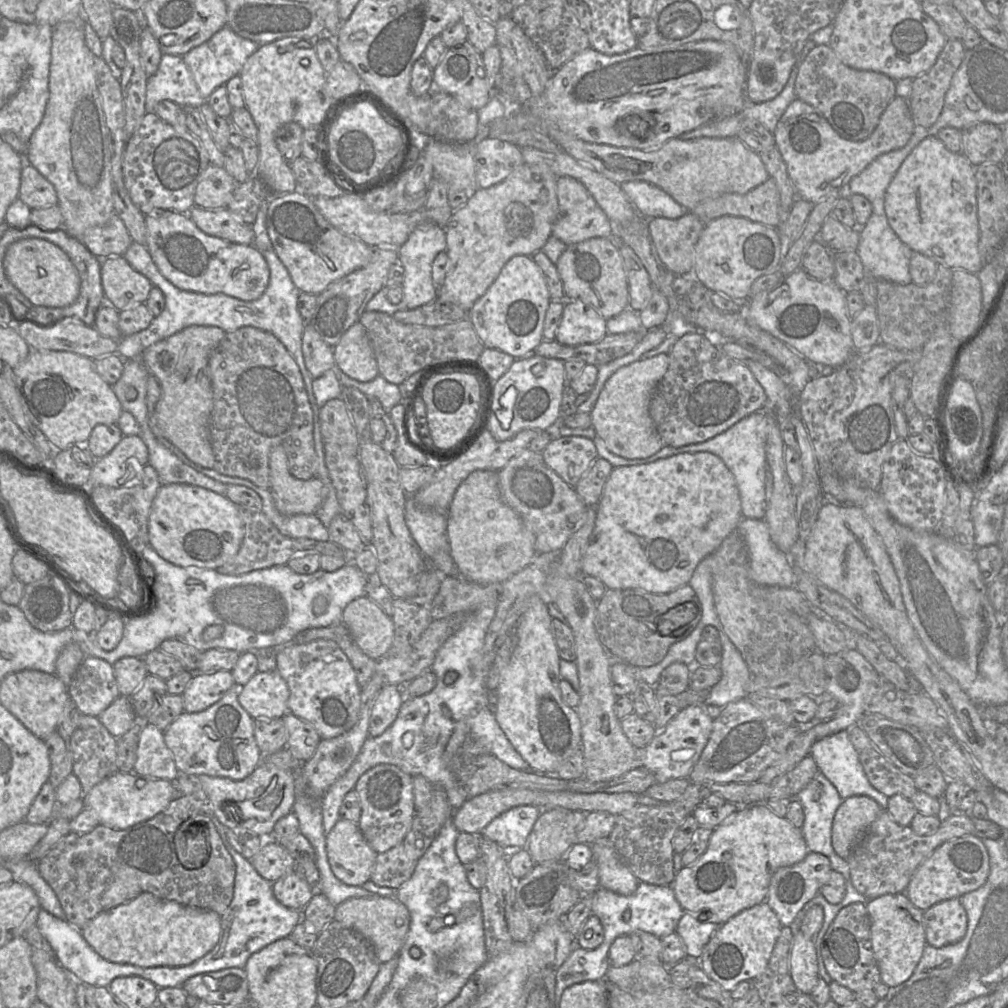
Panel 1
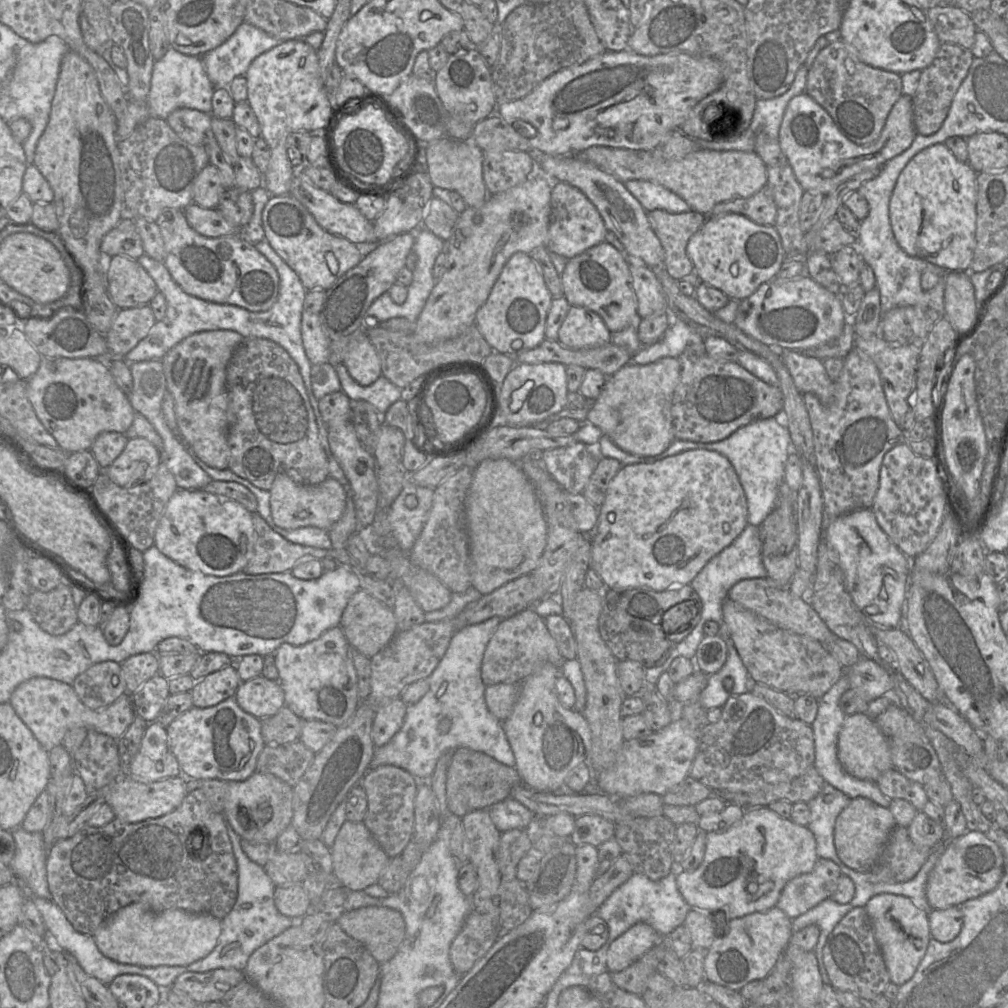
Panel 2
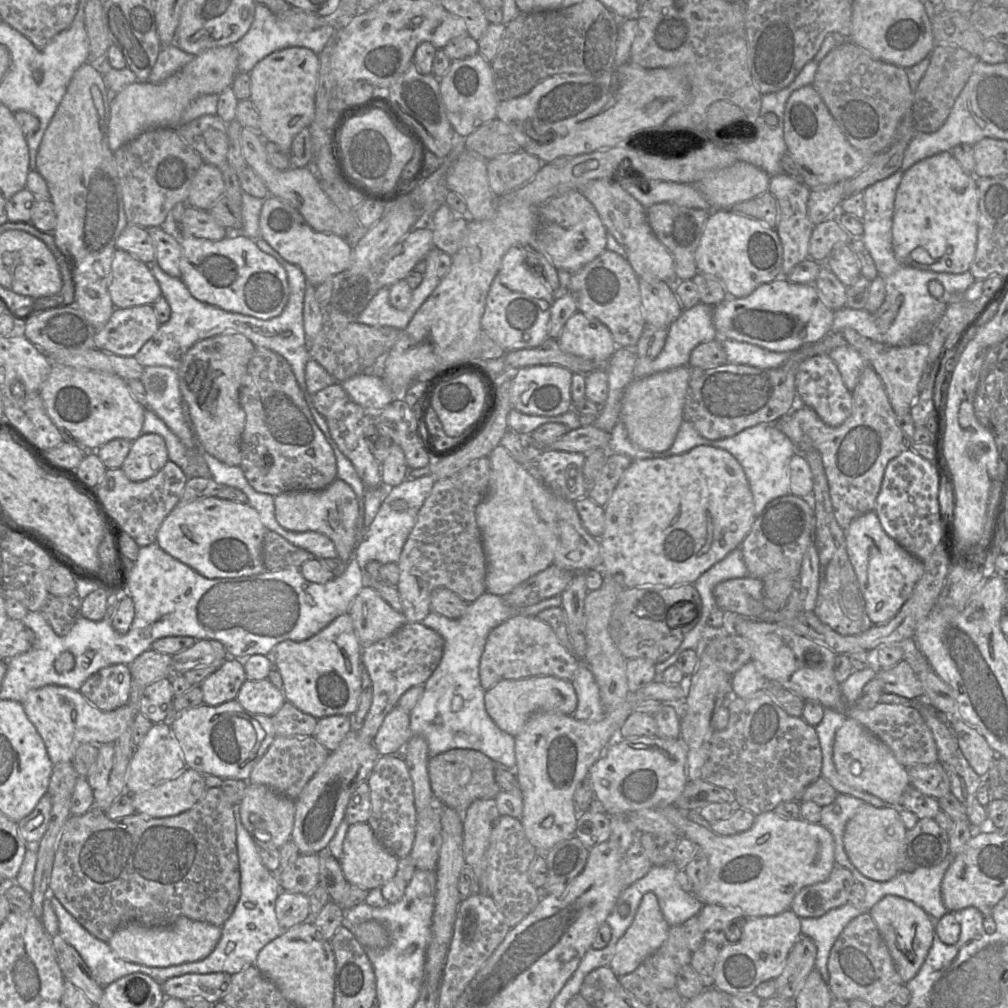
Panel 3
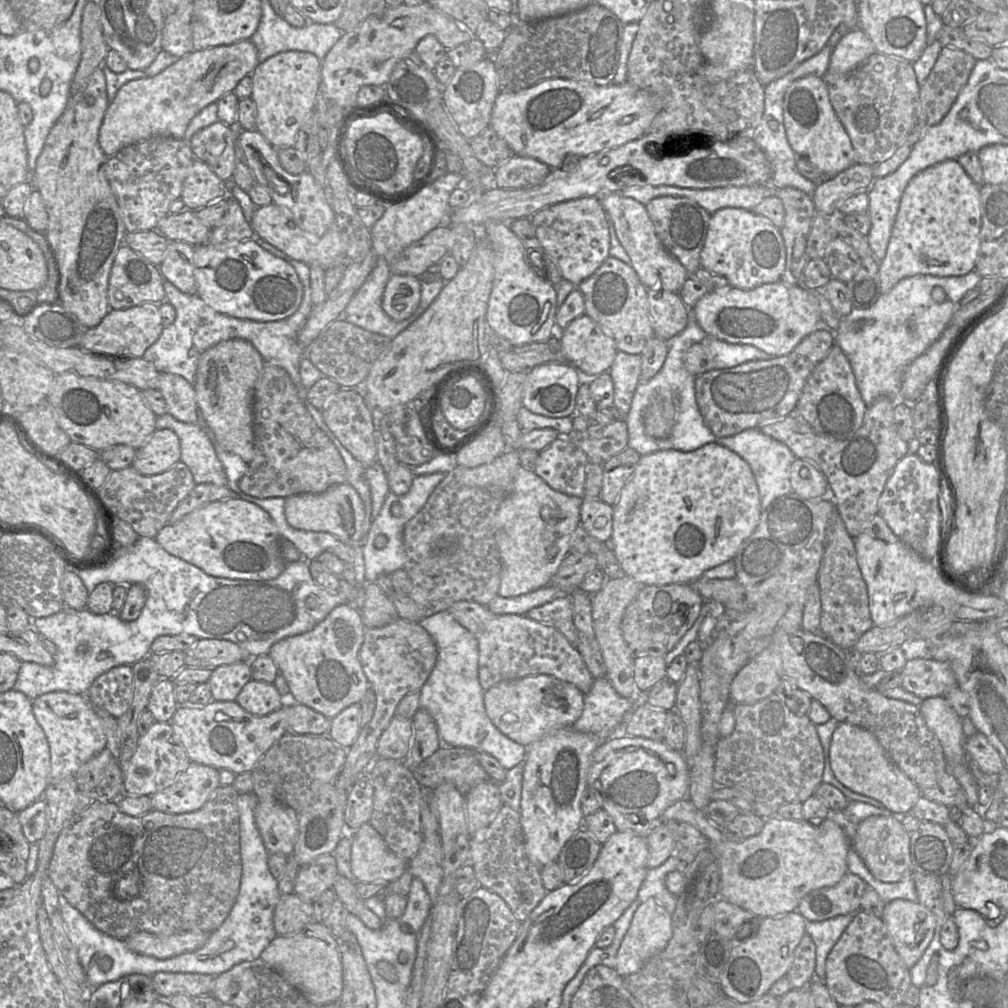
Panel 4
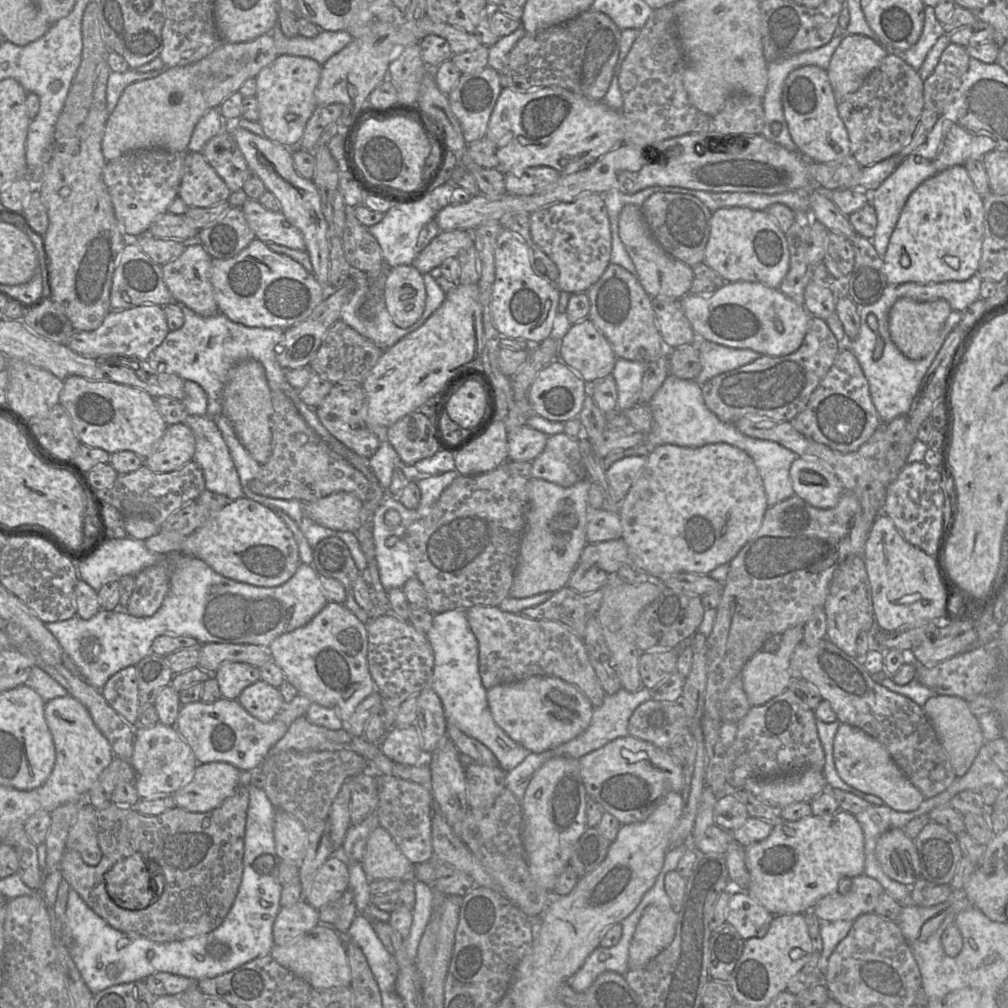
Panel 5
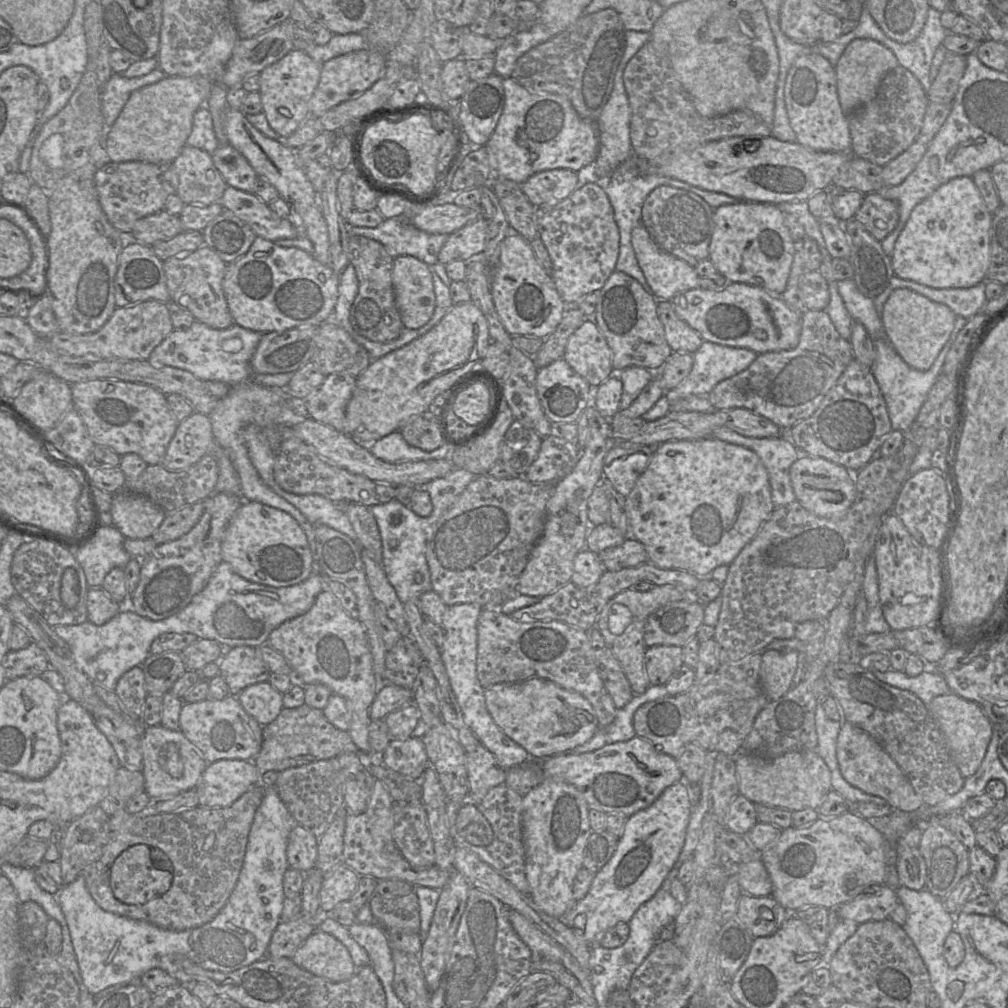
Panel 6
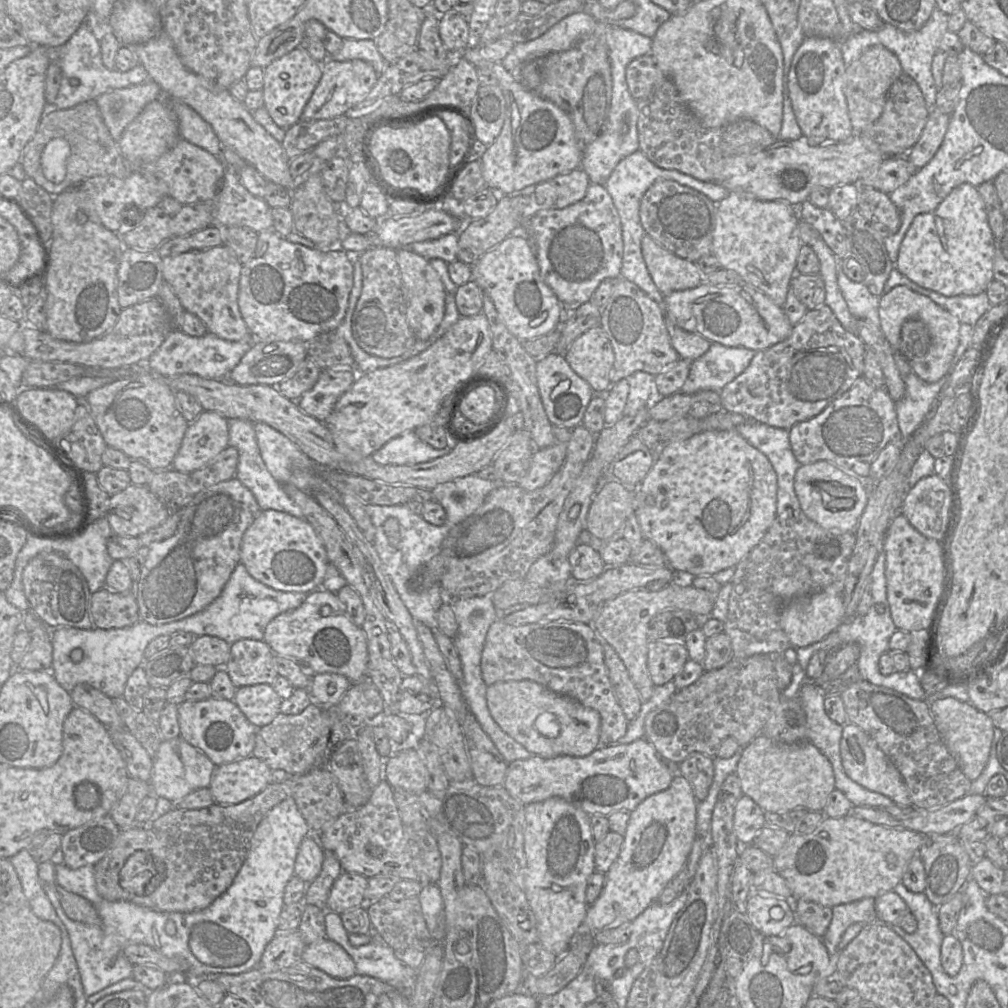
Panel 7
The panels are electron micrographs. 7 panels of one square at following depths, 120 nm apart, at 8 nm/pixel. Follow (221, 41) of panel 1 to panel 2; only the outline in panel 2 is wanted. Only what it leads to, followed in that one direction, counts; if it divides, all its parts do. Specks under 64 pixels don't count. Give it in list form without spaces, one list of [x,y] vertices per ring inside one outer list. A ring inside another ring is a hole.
[[[243,22],[221,45],[203,54],[201,61],[210,82],[216,90],[218,88],[228,87],[234,78],[244,76],[251,62],[256,57],[275,47],[280,42],[260,28]]]

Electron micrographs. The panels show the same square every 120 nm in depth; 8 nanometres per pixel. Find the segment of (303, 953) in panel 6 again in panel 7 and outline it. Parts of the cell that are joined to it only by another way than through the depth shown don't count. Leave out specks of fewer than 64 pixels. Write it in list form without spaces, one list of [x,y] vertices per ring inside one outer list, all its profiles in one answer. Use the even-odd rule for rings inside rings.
[[[327,938],[305,946],[302,961],[336,979],[348,979],[356,974],[351,957]]]

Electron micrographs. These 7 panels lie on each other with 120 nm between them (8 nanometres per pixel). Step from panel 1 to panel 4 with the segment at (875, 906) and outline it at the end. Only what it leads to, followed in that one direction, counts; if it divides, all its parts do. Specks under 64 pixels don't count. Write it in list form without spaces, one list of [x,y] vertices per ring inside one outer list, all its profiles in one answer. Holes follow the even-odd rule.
[[[895,899],[886,903],[881,919],[896,952],[911,969],[933,939],[935,915],[919,902]]]

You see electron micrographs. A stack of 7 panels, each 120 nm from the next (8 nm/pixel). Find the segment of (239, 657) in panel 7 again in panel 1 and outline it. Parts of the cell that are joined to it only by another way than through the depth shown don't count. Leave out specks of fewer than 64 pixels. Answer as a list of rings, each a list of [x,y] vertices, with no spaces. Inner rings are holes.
[[[232,671],[193,673],[193,678],[182,693],[184,711],[197,713],[218,702],[236,685]]]

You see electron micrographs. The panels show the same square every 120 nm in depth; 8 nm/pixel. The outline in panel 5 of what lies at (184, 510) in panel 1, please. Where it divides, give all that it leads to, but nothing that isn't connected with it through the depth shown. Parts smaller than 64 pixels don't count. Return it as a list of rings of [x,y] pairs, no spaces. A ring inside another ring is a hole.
[[[248,497],[231,500],[228,505],[213,513],[201,527],[187,536],[160,531],[144,542],[151,552],[193,556],[206,562],[222,576],[260,587],[280,586],[293,576],[300,564],[298,545],[282,519],[269,507]]]

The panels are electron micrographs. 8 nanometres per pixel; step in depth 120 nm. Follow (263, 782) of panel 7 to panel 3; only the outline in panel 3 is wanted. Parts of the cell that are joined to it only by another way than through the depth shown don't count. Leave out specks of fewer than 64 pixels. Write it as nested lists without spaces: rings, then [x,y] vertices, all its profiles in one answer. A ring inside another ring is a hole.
[[[186,768],[174,778],[152,789],[130,794],[133,794],[136,813],[162,818],[175,816],[191,809],[206,789],[205,775]]]

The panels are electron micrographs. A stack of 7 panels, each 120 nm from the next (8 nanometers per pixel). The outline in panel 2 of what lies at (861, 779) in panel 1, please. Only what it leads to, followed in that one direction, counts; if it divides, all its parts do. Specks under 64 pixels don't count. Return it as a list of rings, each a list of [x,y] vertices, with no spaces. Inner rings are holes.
[[[844,673],[828,692],[819,700],[818,711],[815,720],[810,726],[813,729],[815,759],[814,767],[818,774],[830,785],[843,792],[850,799],[864,797],[872,800],[876,804],[888,808],[891,799],[886,797],[877,787],[875,782],[861,780],[849,775],[841,766],[837,756],[837,743],[839,732],[846,719],[846,714],[840,707],[841,696],[850,689],[850,683],[847,675]]]

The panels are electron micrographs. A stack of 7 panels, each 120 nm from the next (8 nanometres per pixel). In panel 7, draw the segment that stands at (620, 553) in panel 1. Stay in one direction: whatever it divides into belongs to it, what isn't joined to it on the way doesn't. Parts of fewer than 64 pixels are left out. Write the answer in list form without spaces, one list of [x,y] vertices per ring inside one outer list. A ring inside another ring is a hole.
[[[736,429],[727,431],[707,431],[688,439],[667,444],[658,453],[653,466],[639,484],[634,495],[634,513],[644,539],[651,540],[664,553],[667,565],[676,574],[684,574],[691,581],[699,575],[713,575],[723,569],[736,566],[762,539],[776,517],[777,511],[777,475],[769,459],[748,443]]]

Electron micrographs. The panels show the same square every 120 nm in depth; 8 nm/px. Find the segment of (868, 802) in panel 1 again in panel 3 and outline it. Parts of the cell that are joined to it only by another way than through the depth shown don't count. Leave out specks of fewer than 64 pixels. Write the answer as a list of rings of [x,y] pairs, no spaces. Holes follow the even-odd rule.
[[[863,803],[846,824],[843,844],[850,862],[867,878],[888,881],[902,871],[907,855],[907,829],[899,807],[876,808]]]

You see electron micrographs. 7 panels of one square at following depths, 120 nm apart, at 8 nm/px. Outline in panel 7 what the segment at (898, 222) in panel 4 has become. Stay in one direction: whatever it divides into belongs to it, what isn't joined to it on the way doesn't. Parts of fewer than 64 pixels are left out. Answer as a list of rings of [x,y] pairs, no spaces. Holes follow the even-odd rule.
[[[963,183],[929,213],[913,219],[898,253],[895,267],[917,285],[946,297],[986,292],[993,278],[994,235],[977,187]]]

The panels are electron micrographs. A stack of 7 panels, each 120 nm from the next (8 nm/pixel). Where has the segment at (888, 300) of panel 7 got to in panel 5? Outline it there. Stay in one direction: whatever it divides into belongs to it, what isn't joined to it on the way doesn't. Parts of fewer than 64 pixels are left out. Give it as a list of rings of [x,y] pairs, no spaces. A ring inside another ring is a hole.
[[[900,298],[889,313],[889,331],[893,343],[910,360],[924,358],[934,347],[934,340],[939,336],[952,308],[945,299],[917,302],[910,298]]]

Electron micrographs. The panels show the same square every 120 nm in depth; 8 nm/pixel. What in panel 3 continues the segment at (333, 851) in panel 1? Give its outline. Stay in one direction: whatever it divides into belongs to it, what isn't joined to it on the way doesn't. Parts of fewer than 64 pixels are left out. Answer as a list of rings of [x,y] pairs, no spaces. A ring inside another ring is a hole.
[[[368,822],[349,825],[339,860],[345,879],[364,890],[380,888],[393,879],[398,869],[398,858],[389,852],[377,839]]]

